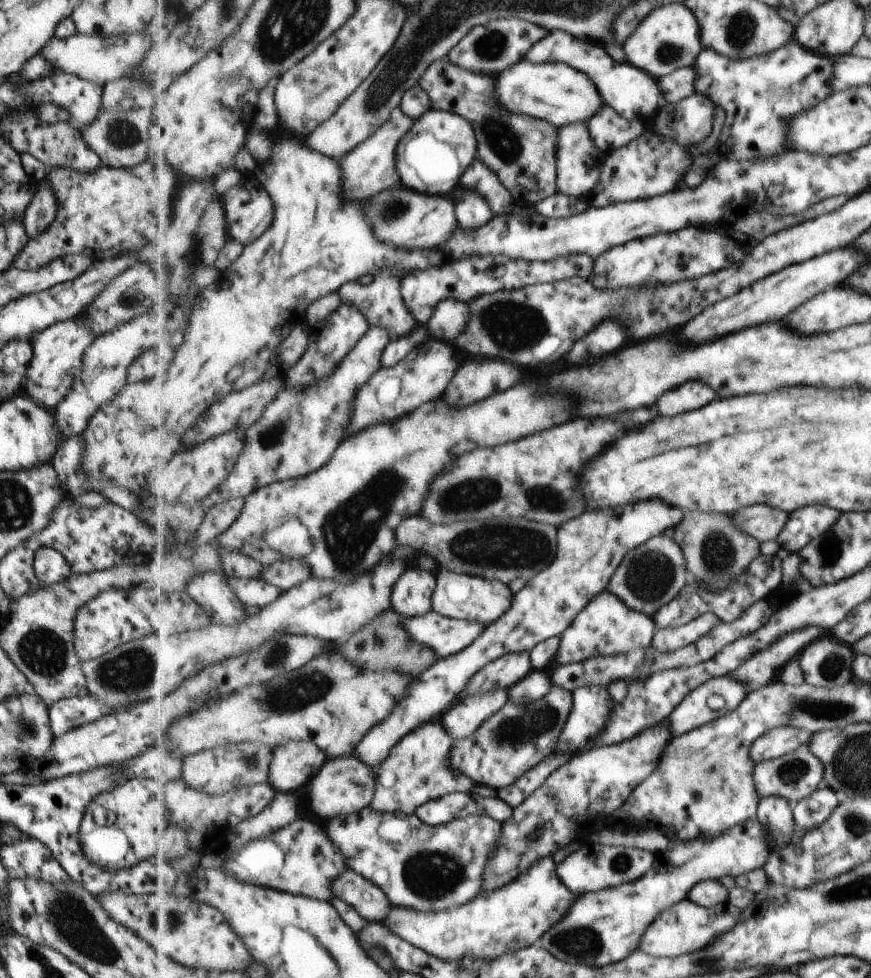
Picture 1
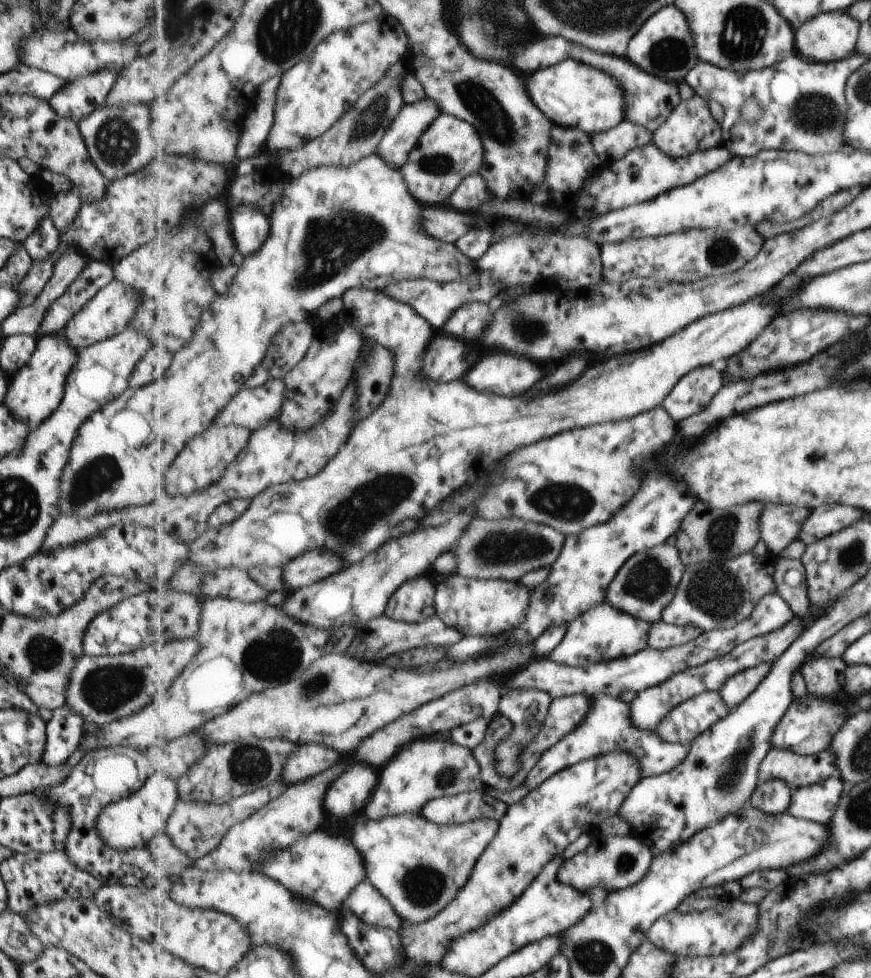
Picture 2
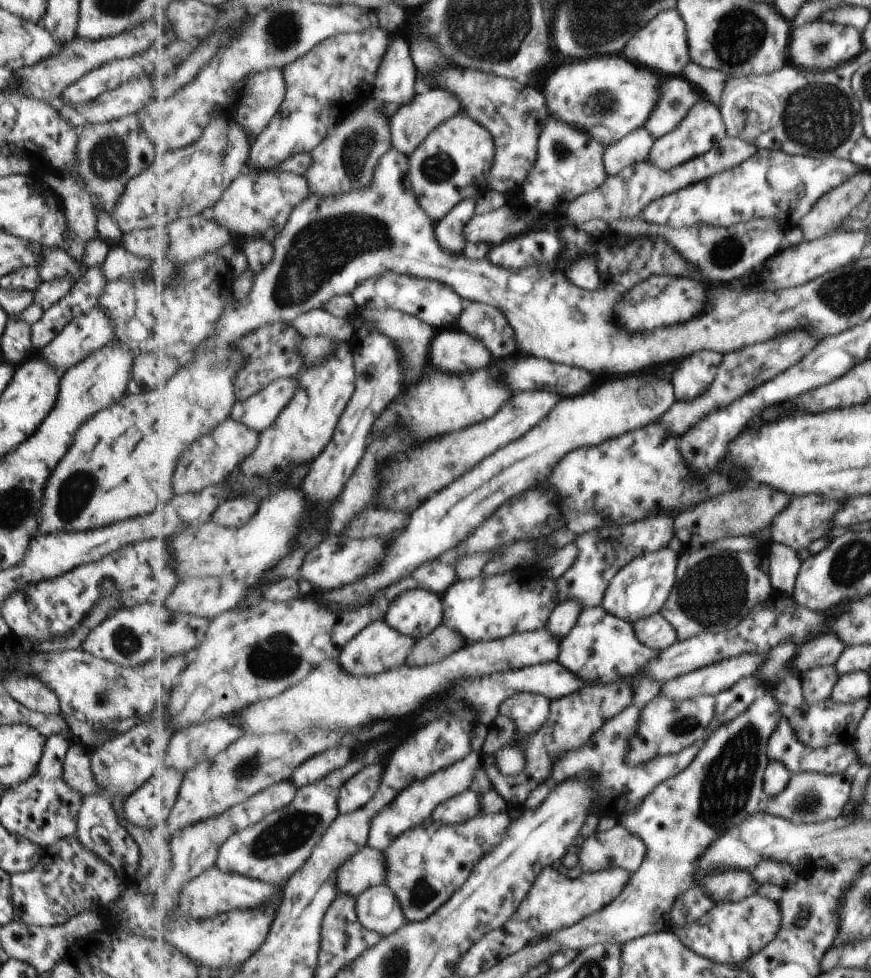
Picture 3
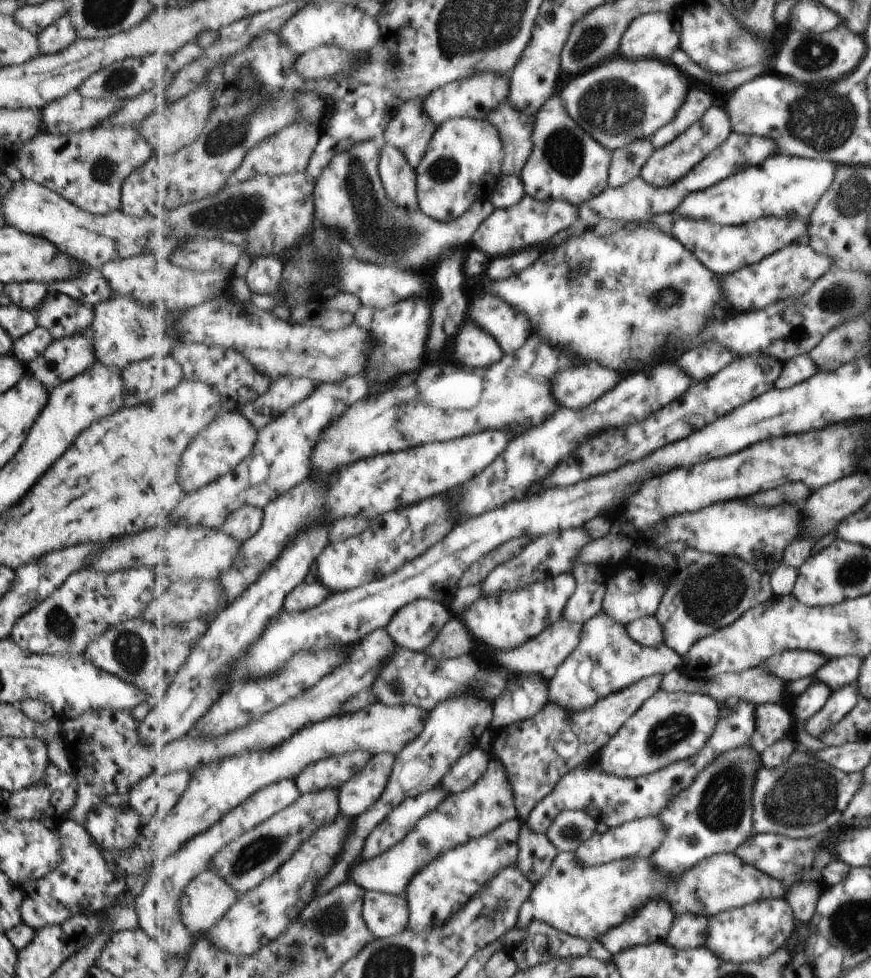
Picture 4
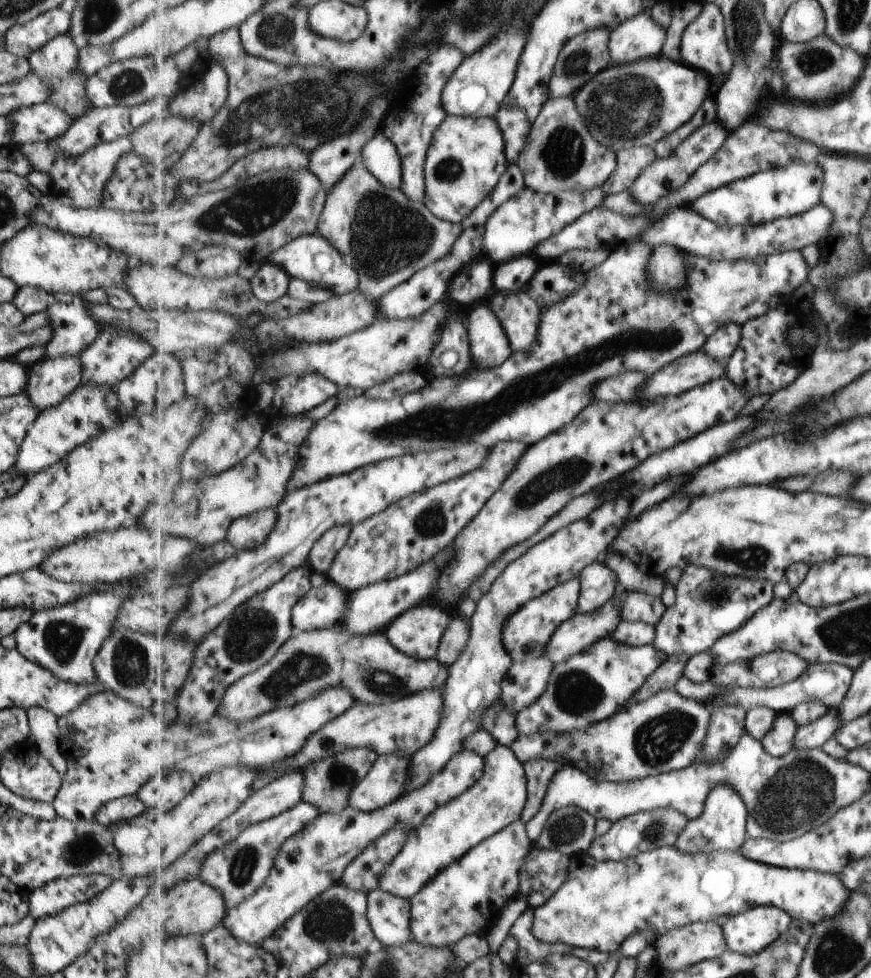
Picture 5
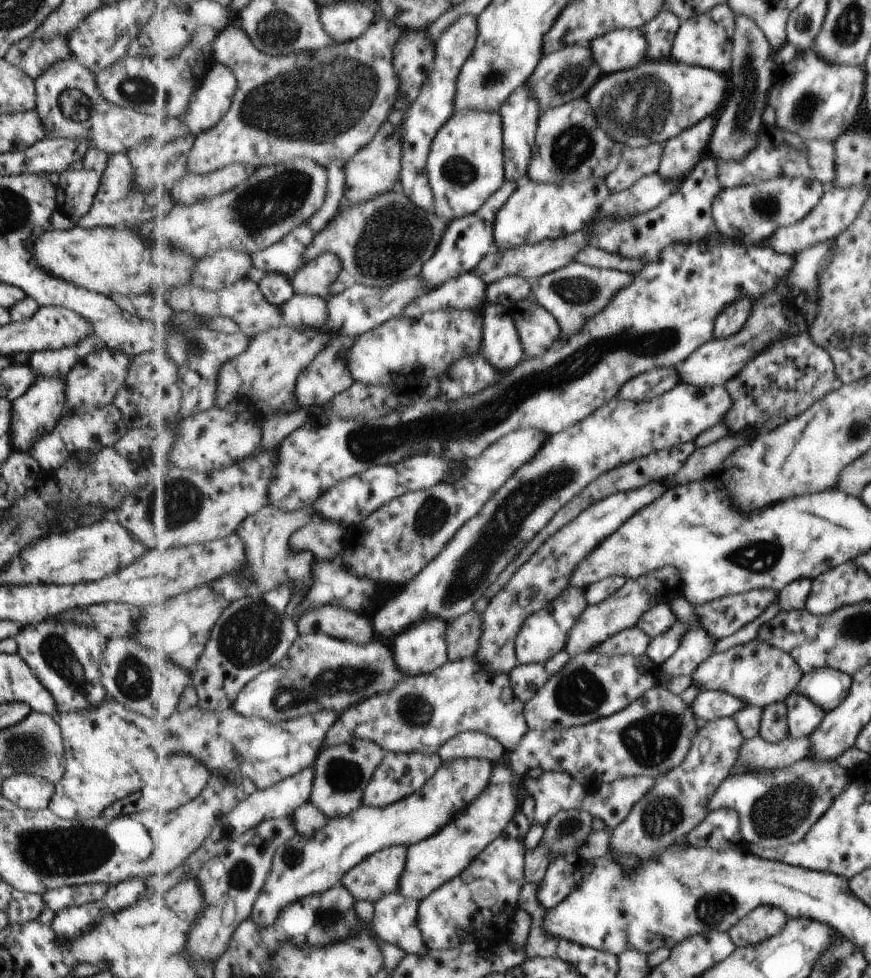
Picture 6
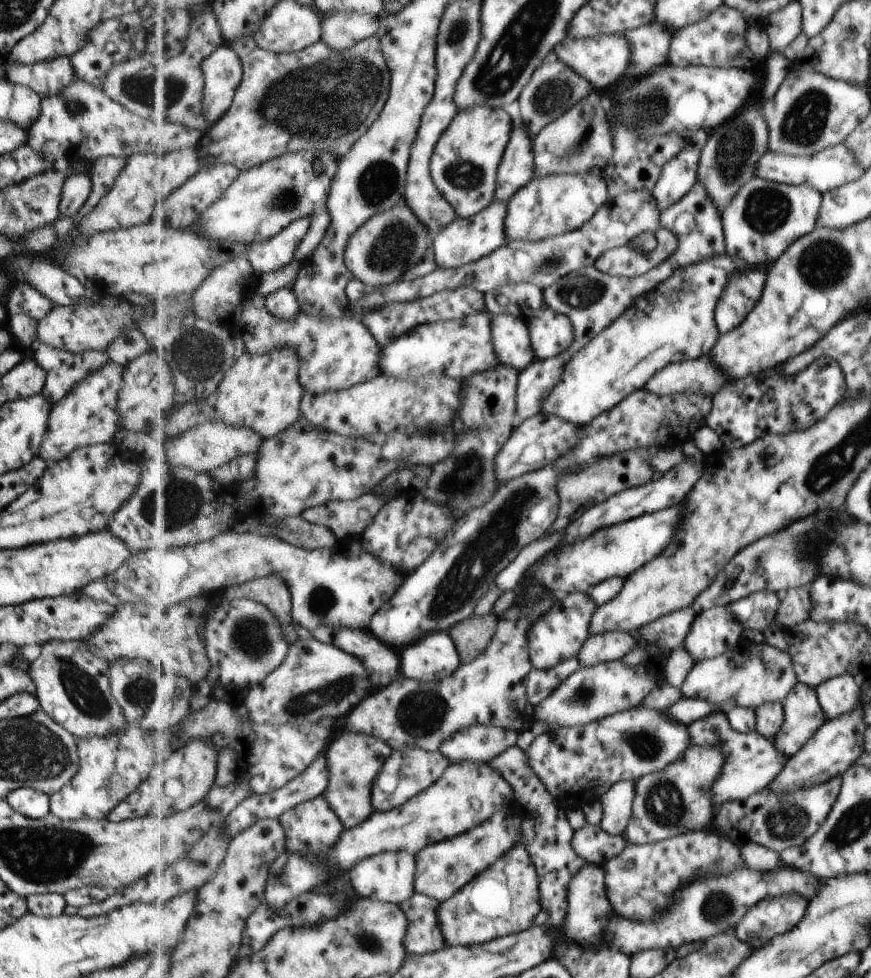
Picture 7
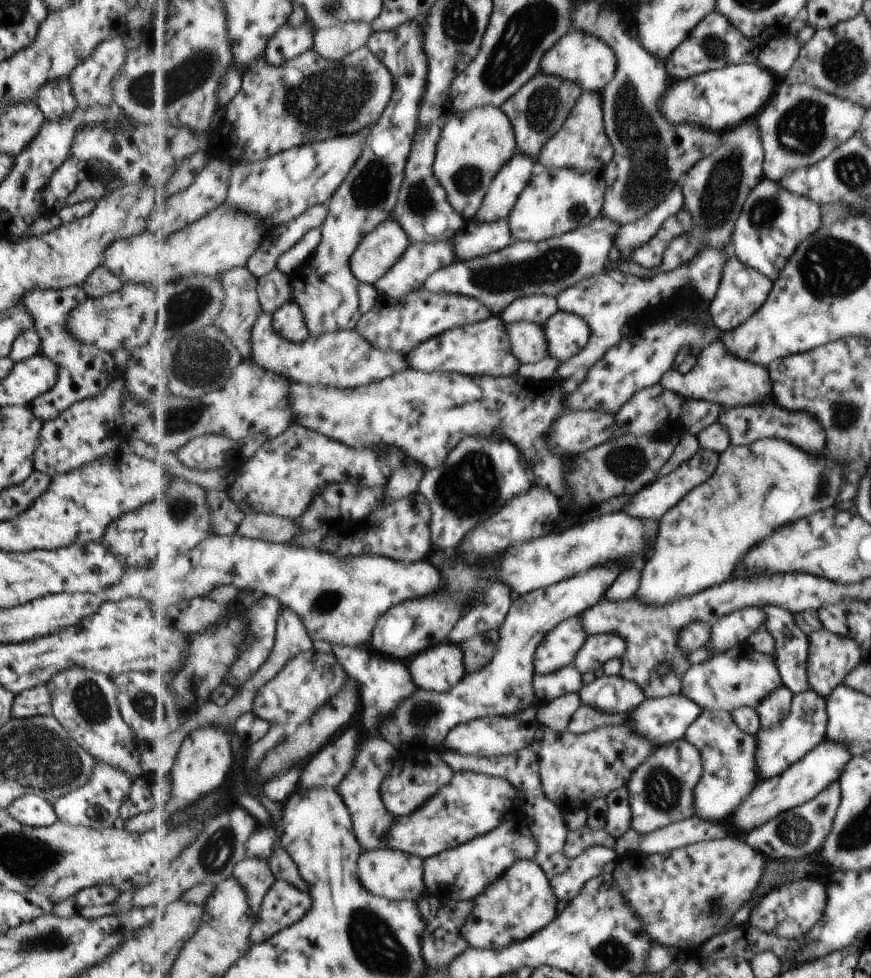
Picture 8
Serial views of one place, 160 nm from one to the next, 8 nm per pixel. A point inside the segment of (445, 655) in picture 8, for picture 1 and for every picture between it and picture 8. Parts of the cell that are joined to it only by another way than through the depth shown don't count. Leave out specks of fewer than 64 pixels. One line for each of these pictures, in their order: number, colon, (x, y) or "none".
1: (413, 592)
2: (415, 602)
3: (416, 613)
4: (415, 626)
5: (418, 632)
6: (423, 649)
7: (435, 657)

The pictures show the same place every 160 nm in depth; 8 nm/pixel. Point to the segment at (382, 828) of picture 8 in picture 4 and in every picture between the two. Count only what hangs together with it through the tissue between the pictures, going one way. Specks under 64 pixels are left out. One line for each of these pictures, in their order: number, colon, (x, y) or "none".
4: (332, 773)
5: (329, 783)
6: (343, 772)
7: (355, 759)

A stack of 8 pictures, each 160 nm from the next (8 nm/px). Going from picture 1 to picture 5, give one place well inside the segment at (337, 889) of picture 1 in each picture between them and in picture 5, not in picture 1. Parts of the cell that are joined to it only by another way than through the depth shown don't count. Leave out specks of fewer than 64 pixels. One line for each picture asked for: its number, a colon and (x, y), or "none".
2: (367, 902)
3: (379, 909)
4: (386, 915)
5: (389, 916)

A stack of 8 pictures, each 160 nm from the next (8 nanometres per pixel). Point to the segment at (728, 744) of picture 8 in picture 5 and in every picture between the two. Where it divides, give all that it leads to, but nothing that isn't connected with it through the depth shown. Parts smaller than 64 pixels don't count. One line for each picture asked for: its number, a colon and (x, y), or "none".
5: (812, 736)
6: (757, 754)
7: (753, 762)

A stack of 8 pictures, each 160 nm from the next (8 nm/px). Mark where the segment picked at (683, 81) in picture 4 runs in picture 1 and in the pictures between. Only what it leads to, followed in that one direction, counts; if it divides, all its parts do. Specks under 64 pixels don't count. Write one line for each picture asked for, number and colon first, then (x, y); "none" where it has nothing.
1: (559, 93)
2: (573, 94)
3: (608, 97)

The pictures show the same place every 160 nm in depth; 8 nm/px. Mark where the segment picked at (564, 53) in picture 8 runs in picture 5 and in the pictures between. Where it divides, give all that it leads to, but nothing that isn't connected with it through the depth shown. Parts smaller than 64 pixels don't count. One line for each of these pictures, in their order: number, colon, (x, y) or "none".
5: (641, 37)
6: (621, 49)
7: (603, 60)

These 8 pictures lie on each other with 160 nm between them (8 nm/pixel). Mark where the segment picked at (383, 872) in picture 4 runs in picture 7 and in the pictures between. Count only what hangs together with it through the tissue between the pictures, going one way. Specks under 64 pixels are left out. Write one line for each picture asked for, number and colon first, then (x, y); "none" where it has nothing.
5: (498, 800)
6: (431, 863)
7: (444, 868)

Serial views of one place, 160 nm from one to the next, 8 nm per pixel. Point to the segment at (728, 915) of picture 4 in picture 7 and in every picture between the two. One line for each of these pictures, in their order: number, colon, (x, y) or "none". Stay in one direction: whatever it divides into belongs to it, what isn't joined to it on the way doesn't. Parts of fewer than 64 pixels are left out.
5: (750, 933)
6: (766, 921)
7: (773, 916)

